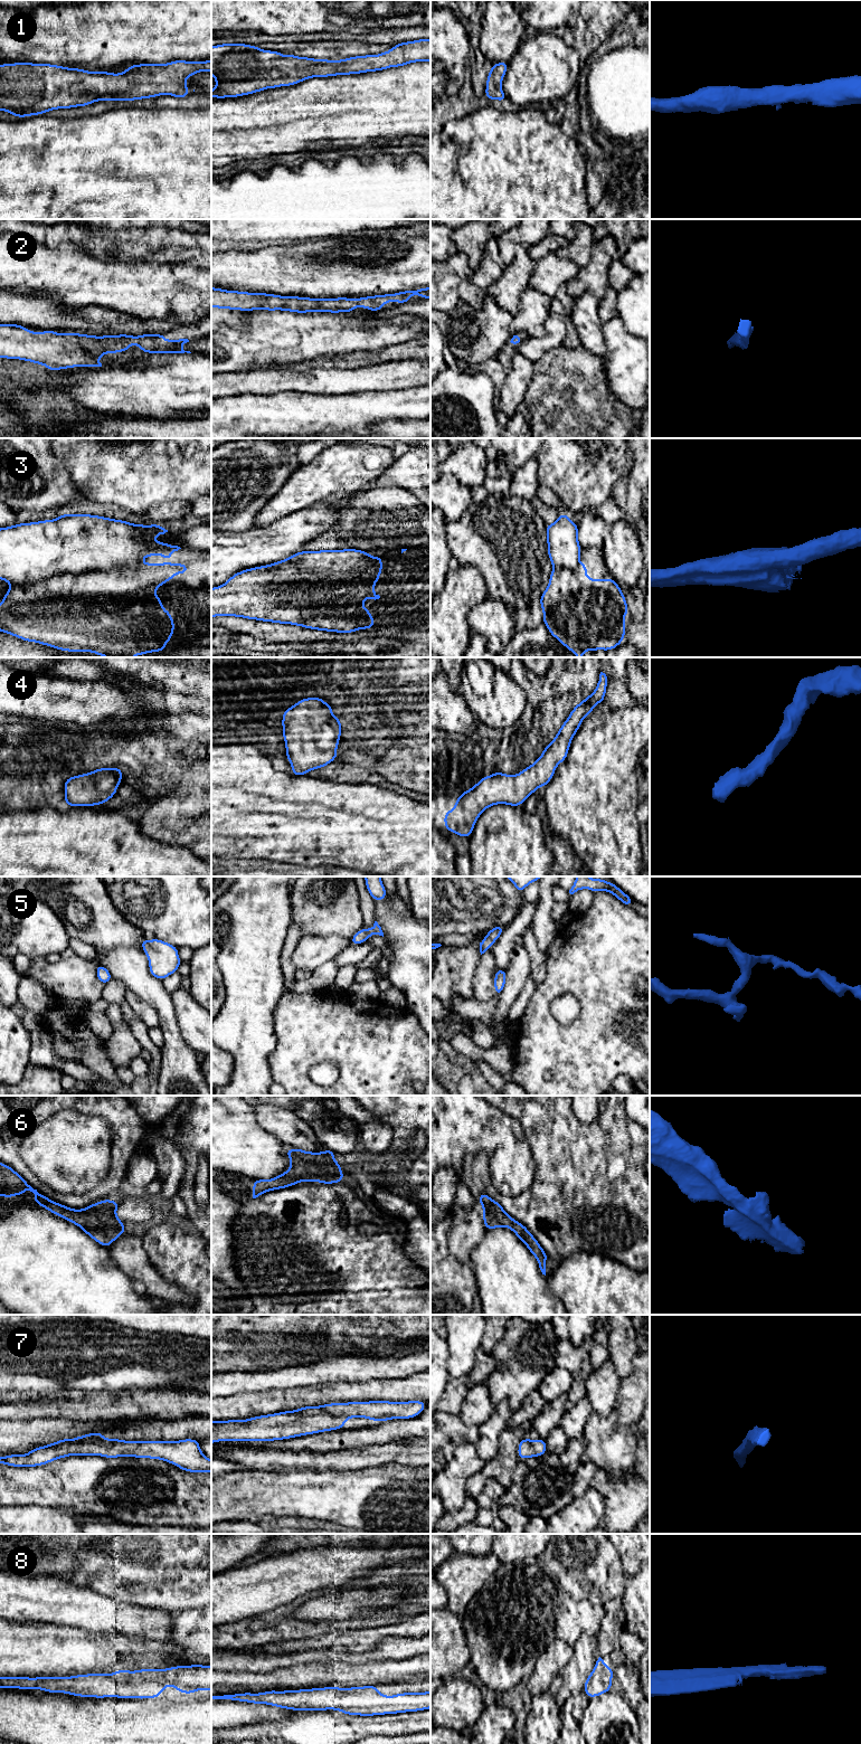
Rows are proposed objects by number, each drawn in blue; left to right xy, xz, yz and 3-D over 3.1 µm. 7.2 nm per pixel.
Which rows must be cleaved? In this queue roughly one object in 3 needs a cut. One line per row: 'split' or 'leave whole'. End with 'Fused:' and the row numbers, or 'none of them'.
1: leave whole
2: leave whole
3: split
4: leave whole
5: leave whole
6: leave whole
7: leave whole
8: leave whole
Fused: 3

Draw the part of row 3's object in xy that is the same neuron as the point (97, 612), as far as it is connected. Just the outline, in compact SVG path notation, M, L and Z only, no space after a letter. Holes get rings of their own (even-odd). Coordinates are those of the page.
M95 570L84 574L57 574L45 580L40 580L28 585L11 585L7 590L2 603L0 604L0 632L7 633L22 641L39 643L56 650L66 652L92 652L100 656L106 657L133 657L152 652L163 652L167 643L172 638L176 625L173 624L173 617L169 610L158 608L154 600L141 600L135 596L141 593L142 589L148 588L146 584L141 584L133 577L132 572L120 572L115 570Z

